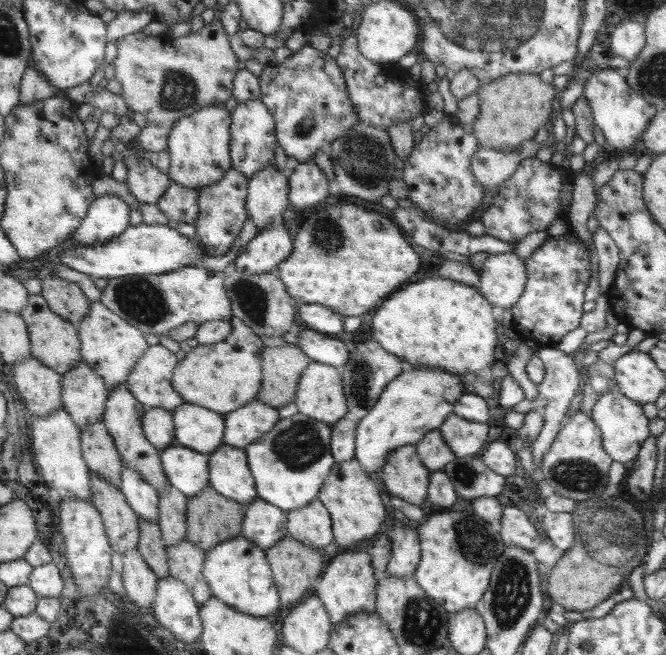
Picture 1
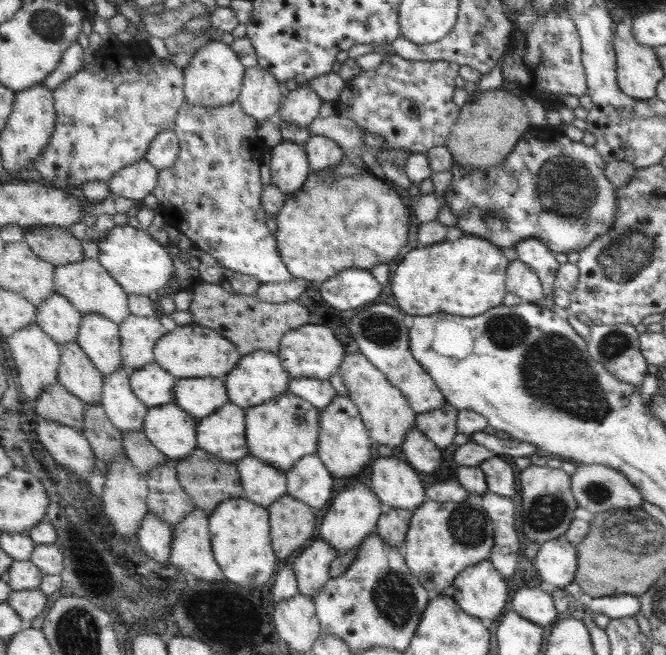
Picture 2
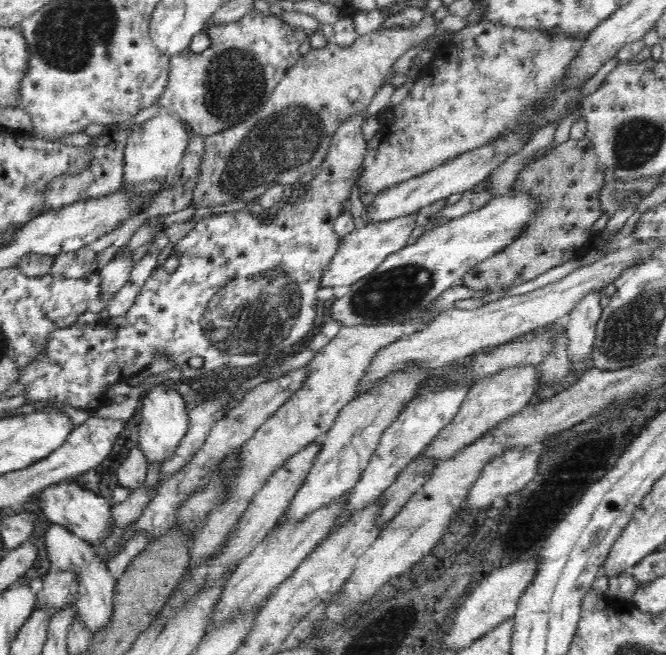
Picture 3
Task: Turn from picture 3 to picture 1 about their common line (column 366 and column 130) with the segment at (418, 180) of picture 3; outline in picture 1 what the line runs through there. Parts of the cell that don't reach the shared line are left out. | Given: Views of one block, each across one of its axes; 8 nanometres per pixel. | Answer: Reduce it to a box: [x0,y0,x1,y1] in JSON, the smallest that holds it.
[73,196,132,247]

